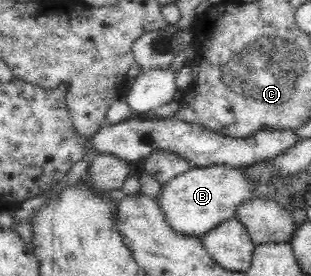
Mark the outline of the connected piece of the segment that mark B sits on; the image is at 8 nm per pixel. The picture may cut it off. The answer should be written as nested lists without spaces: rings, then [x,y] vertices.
[[[225,164],[209,167],[191,167],[189,170],[159,187],[159,195],[152,199],[159,204],[173,233],[185,237],[200,238],[225,219],[233,218],[235,209],[251,197],[257,197],[259,187],[253,187],[251,180],[239,171]]]

